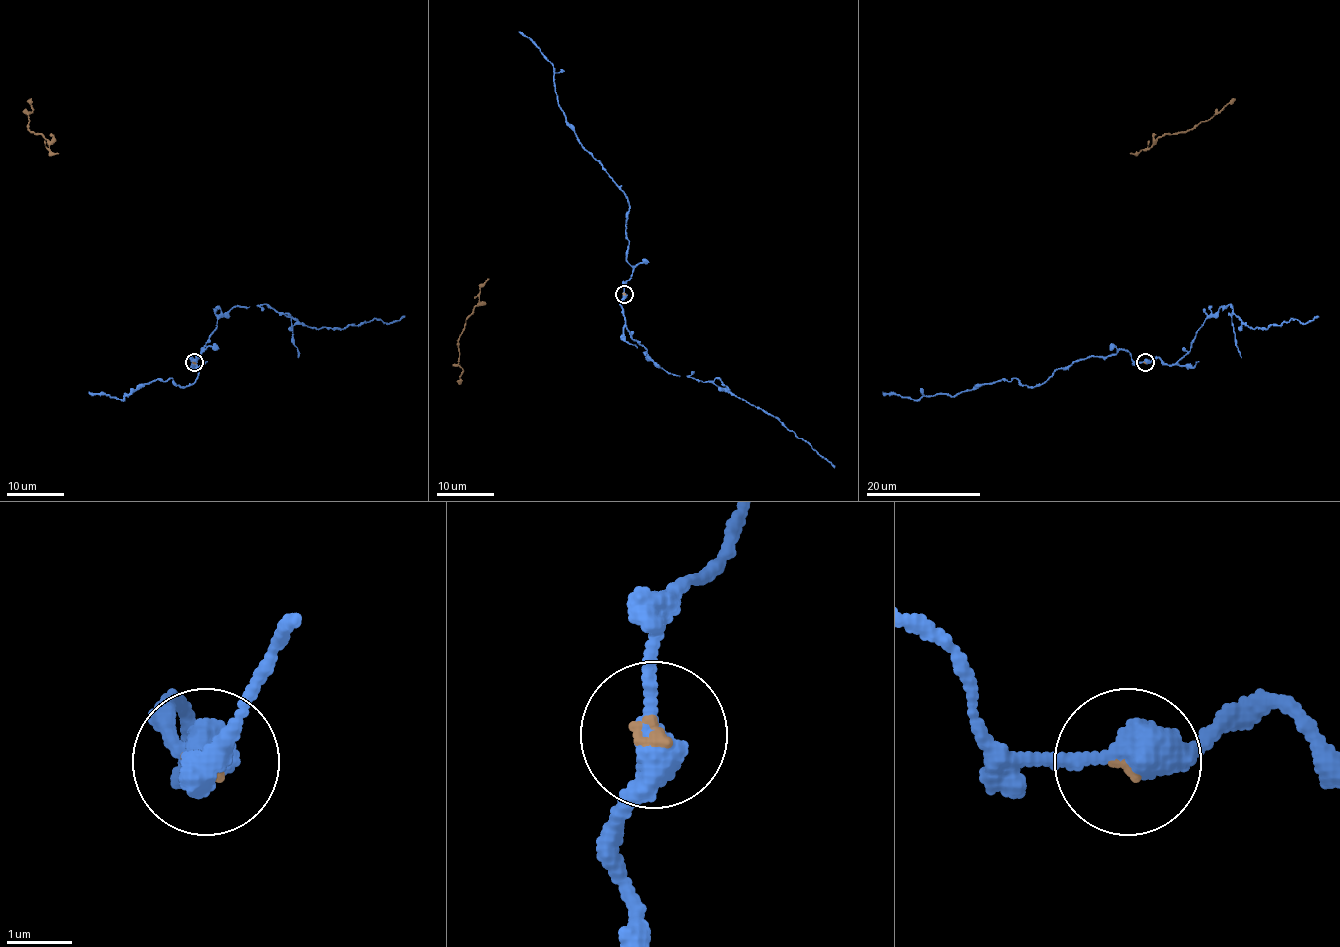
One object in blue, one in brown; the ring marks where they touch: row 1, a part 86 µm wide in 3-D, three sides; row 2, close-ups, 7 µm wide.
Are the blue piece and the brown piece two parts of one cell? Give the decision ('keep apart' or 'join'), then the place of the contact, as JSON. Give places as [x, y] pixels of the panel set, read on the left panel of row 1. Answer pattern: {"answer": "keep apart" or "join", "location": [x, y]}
{"answer": "join", "location": [194, 362]}

